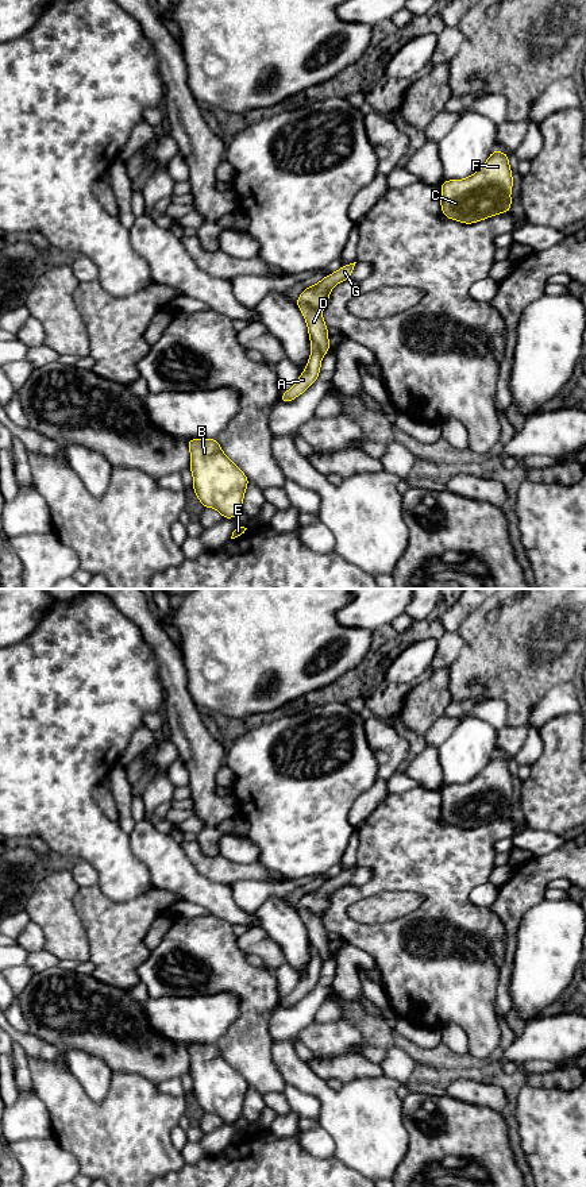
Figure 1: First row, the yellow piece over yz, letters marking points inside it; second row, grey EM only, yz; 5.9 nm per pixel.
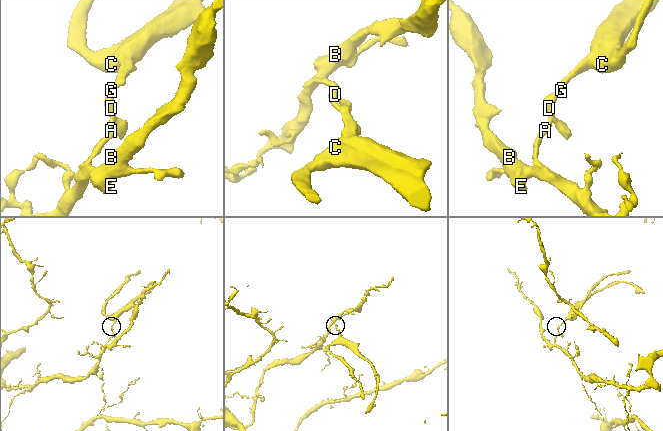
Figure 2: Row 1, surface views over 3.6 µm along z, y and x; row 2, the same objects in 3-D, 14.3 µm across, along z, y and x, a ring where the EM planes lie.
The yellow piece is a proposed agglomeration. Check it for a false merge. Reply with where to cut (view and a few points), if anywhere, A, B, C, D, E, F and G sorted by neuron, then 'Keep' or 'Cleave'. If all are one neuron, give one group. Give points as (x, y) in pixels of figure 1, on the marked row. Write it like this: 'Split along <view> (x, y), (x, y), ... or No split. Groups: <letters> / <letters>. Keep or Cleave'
Split along yz (311, 343), (323, 354). Groups: A B E / C D F G. Cleave

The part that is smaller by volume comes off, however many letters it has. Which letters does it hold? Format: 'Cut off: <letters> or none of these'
Cut off: C, D, F, G

